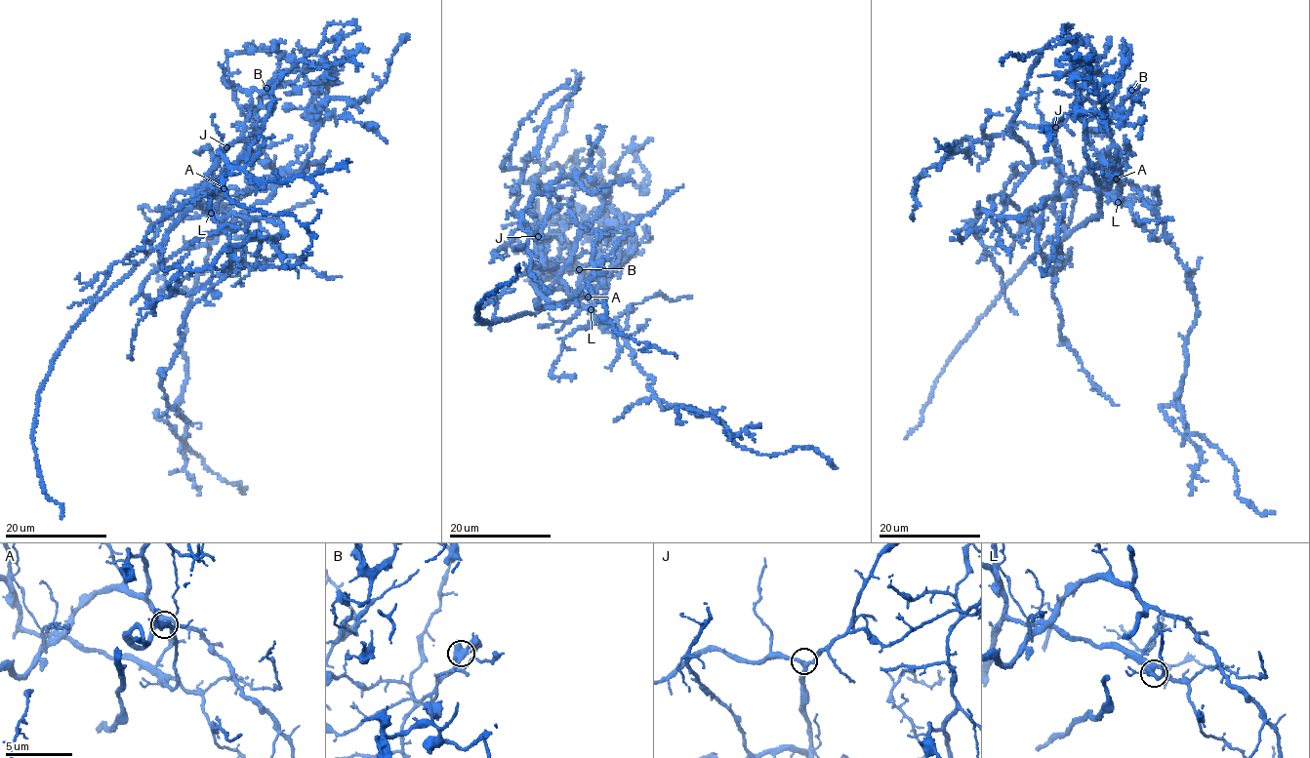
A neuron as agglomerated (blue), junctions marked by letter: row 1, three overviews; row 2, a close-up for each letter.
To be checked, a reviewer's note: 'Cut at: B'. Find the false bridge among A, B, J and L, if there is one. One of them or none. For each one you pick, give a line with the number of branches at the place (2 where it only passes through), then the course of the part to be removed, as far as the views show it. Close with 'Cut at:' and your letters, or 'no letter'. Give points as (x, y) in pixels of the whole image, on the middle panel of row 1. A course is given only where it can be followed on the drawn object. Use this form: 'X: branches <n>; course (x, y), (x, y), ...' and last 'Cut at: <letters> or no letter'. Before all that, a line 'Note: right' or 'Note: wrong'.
Note: right
B: branches 3; course (579, 269), (660, 405), (837, 468)
Cut at: B

